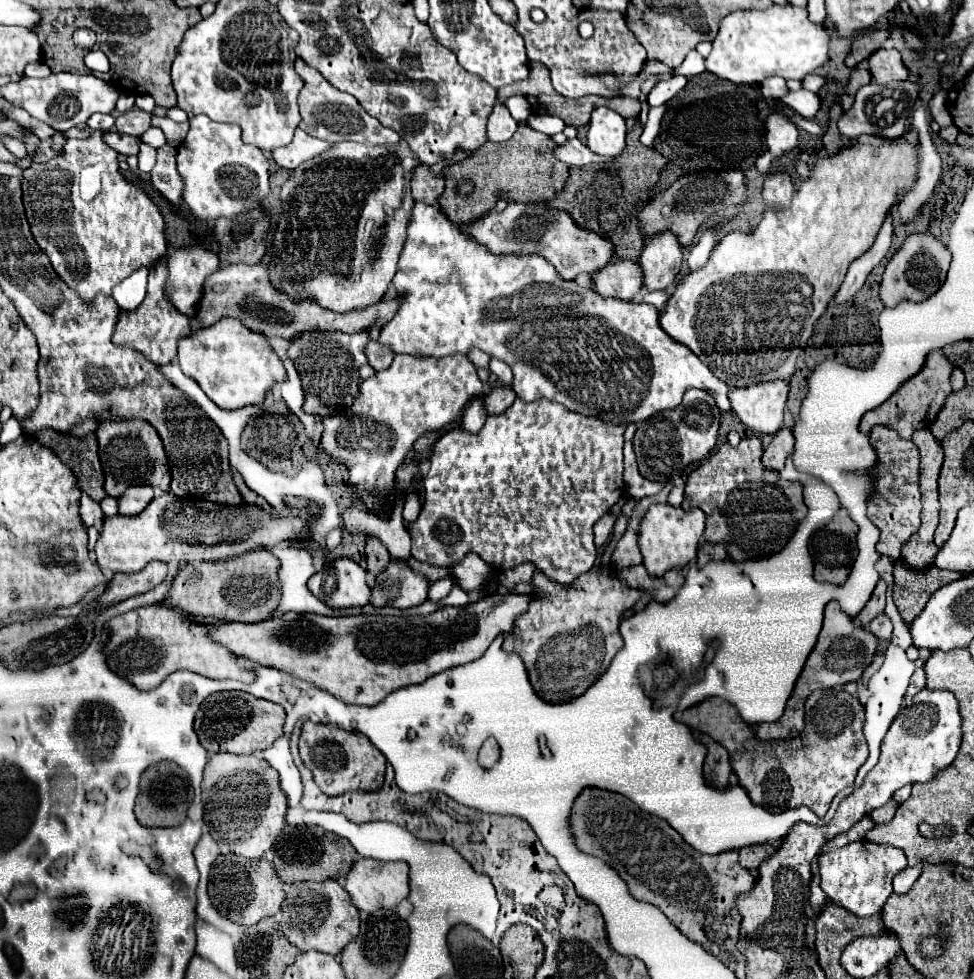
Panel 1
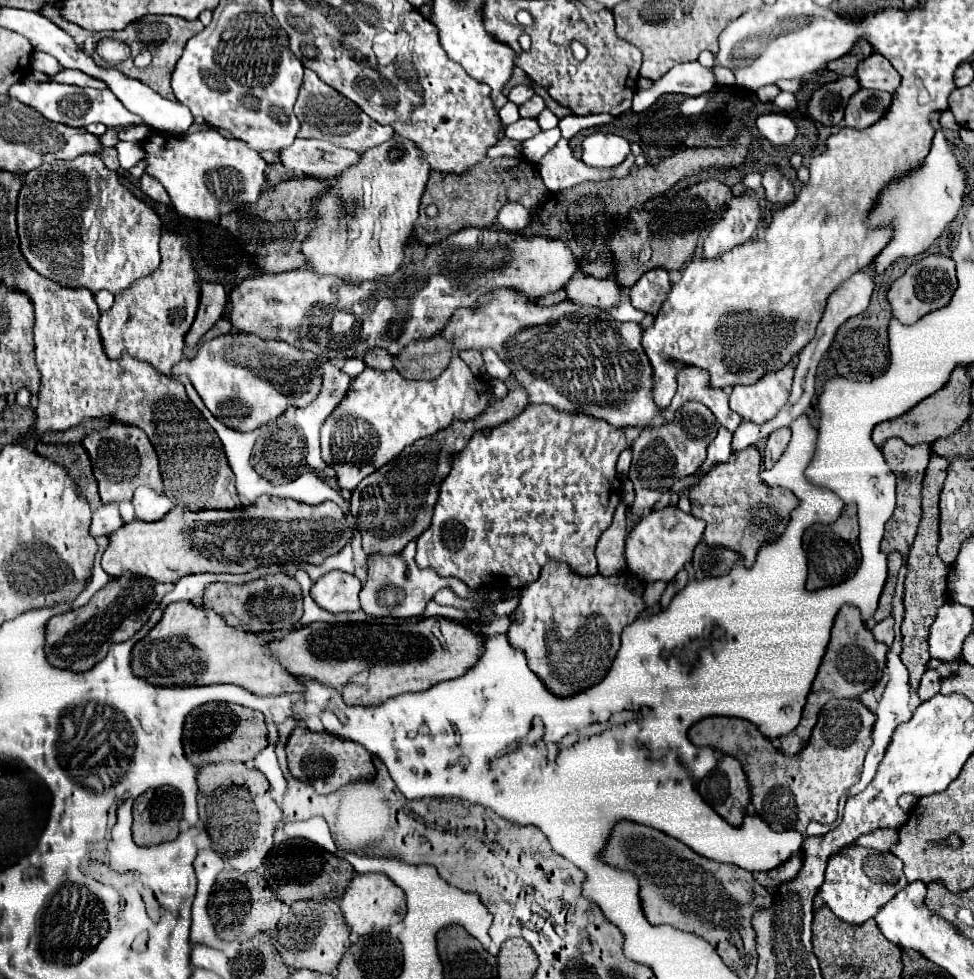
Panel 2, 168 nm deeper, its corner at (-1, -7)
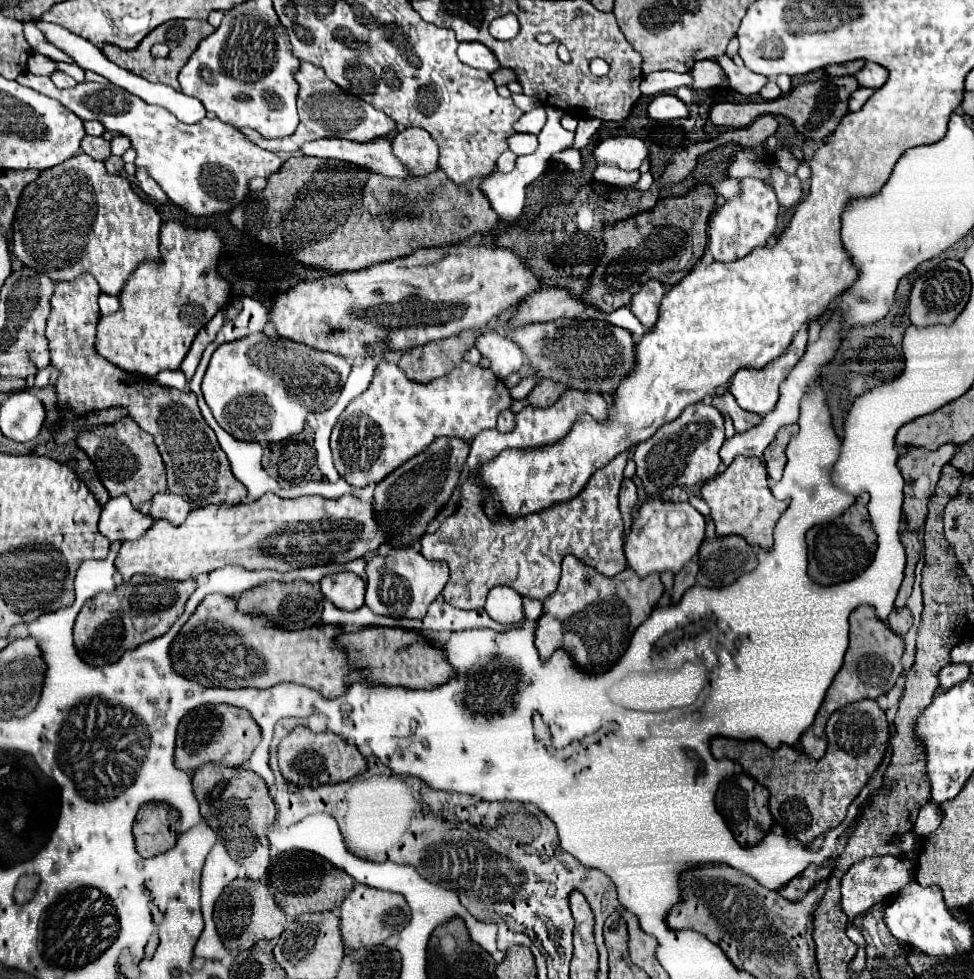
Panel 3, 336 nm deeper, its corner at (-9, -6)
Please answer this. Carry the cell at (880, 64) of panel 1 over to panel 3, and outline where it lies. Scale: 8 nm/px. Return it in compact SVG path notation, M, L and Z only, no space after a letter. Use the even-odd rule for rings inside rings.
M866 63L864 69L856 75L856 79L858 79L858 83L862 87L880 89L886 83L886 79L888 79L888 71L882 65L878 65L878 63Z

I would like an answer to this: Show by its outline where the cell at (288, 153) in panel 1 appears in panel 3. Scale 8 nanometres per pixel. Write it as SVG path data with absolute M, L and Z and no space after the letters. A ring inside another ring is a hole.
M316 139L308 141L300 147L302 155L318 157L318 159L338 159L346 163L354 163L358 167L366 167L368 171L386 175L386 177L408 177L408 171L402 163L392 155L388 139L376 139L370 143L356 143L348 139Z

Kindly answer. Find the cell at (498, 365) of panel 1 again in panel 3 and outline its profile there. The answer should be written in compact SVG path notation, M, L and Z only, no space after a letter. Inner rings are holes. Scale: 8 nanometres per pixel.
M486 331L476 339L476 347L490 361L490 369L500 379L508 379L512 373L518 373L524 365L524 355L516 343L498 335L496 331Z

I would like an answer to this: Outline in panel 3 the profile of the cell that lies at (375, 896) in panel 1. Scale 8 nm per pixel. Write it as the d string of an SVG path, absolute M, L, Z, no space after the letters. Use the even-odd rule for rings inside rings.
M356 883L352 893L344 899L340 907L340 929L342 939L346 947L350 949L362 949L362 947L374 947L380 945L384 939L388 939L394 933L400 933L402 927L410 923L410 907L404 899L404 895L366 887L362 883Z

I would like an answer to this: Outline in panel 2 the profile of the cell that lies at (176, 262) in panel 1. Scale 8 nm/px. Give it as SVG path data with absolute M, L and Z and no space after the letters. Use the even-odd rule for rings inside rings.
M200 282L200 288L202 288L202 300L198 306L198 316L194 320L194 326L186 334L186 348L196 346L200 338L222 318L226 308L226 292L222 284Z

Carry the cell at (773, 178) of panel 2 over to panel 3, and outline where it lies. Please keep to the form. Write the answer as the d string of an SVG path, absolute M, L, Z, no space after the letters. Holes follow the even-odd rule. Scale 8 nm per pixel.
M772 165L770 185L774 187L778 203L784 209L792 209L796 203L800 203L800 199L802 199L802 187L800 187L800 179L796 175L788 175L778 165Z

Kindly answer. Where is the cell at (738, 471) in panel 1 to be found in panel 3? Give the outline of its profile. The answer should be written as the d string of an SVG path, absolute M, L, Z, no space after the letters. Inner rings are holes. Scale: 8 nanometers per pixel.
M742 457L734 459L730 467L726 467L724 473L716 475L714 479L706 481L702 485L702 499L710 505L710 517L716 525L716 535L742 535L746 543L752 547L758 545L762 549L770 547L770 537L776 521L780 519L782 511L788 507L788 501L778 501L770 487L768 487L768 475L766 465L758 457Z

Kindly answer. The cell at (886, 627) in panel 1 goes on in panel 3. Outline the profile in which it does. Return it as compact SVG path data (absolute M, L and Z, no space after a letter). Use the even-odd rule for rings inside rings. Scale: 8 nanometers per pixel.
M908 609L892 611L890 617L888 617L888 621L886 621L886 625L888 625L896 635L902 637L902 635L910 629L910 625L912 625L912 615L910 615Z

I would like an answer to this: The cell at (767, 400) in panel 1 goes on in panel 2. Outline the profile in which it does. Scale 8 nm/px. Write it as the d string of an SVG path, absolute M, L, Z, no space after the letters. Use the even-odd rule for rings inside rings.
M786 364L776 372L764 374L752 386L734 386L730 394L730 408L744 420L764 424L786 404L792 386L794 366Z

